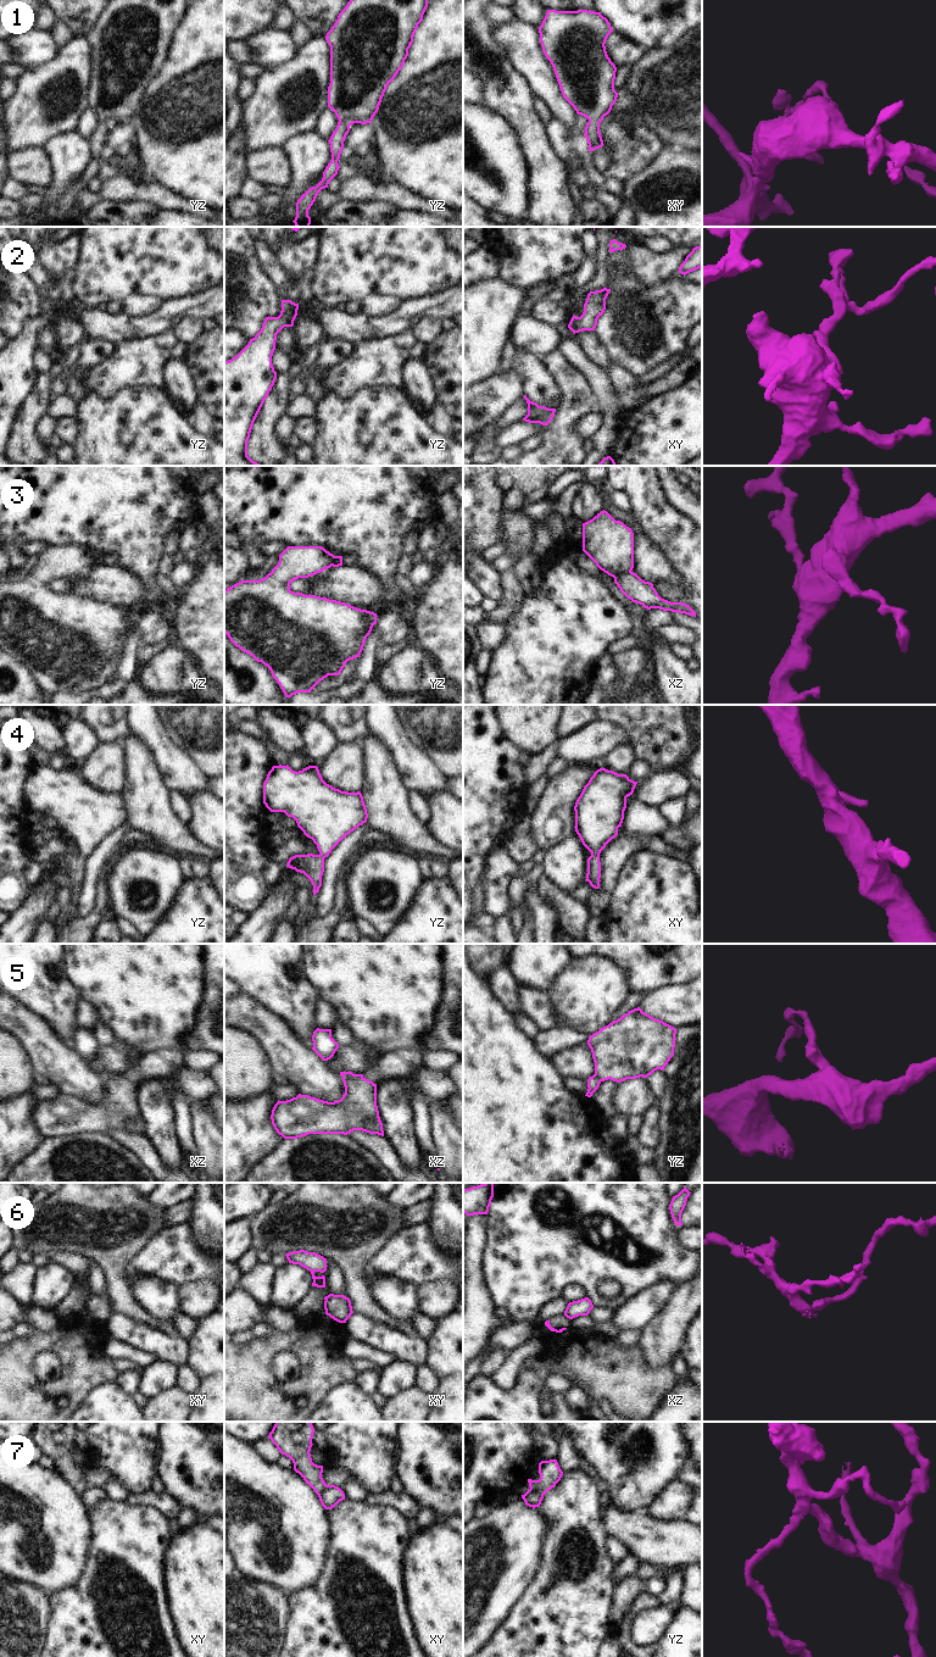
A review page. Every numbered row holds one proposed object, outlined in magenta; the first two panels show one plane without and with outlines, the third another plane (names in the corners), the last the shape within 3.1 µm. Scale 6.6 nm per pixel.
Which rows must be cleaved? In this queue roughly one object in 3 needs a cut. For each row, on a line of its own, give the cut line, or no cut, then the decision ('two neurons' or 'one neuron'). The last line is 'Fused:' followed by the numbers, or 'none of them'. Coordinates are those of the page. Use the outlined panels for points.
1: no cut; one neuron
2: no cut; one neuron
3: cut in xz along (630, 571), (617, 573), (613, 577); two neurons
4: no cut; one neuron
5: cut in yz along (595, 1073), (601, 1080); two neurons
6: cut in xy along (327, 1296), (324, 1299); two neurons
7: cut in yz along (530, 1488), (534, 1488), (542, 1495); two neurons
Fused: 3, 5, 6, 7

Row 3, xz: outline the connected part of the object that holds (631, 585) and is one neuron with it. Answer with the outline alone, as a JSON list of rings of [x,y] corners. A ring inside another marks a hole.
[[[634,572],[617,574],[613,578],[614,583],[628,599],[642,605],[647,610],[659,608],[696,617],[696,612],[689,605],[684,602],[670,602],[662,599],[652,583],[642,580]]]

